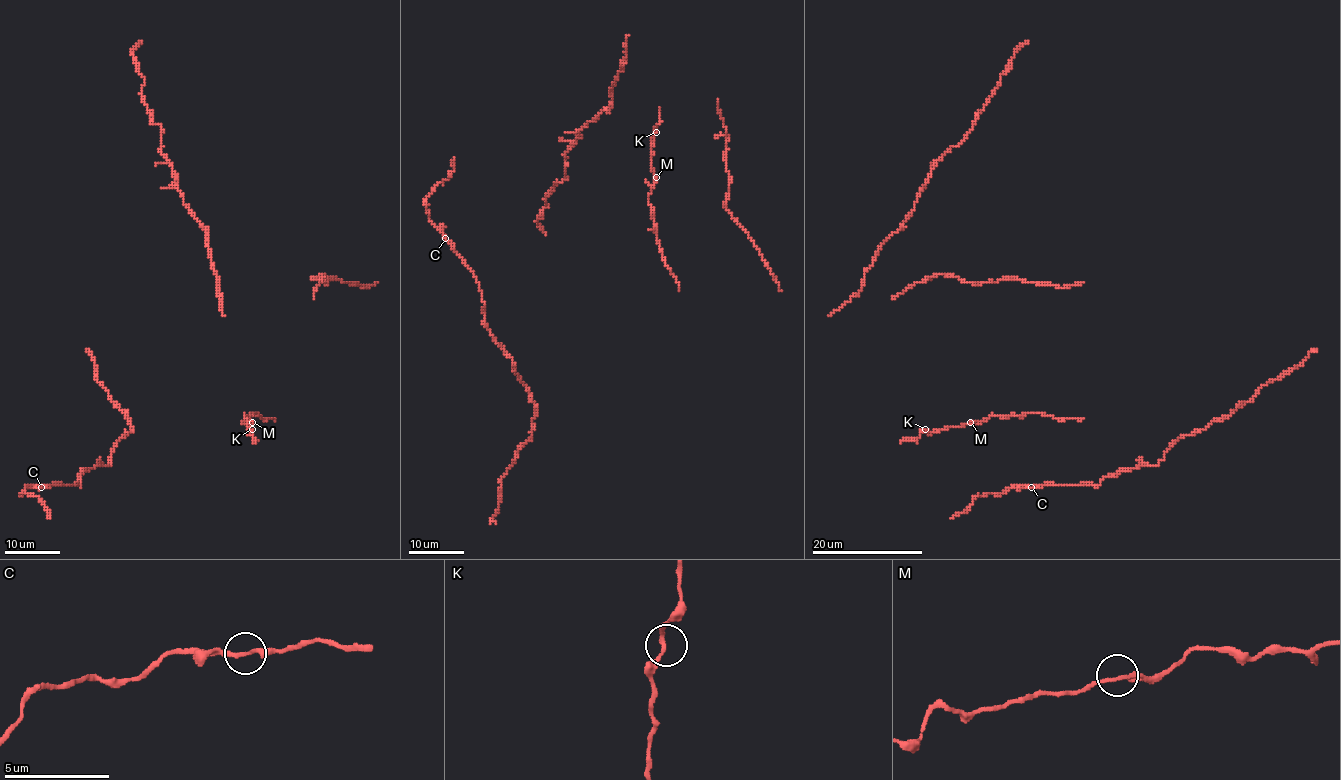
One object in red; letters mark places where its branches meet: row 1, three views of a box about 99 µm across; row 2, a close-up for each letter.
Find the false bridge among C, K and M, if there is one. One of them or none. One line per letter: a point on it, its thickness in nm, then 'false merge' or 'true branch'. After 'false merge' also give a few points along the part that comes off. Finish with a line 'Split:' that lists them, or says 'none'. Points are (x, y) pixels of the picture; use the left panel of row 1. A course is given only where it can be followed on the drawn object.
C: at (41, 487); 180 nm thick; false merge; foreign part runs (41, 487), (80, 486), (80, 473), (108, 466), (110, 452), (131, 430), (128, 418), (96, 380), (85, 348)
K: at (252, 429); 200 nm thick; true branch
M: at (252, 422); 170 nm thick; true branch
Split: C

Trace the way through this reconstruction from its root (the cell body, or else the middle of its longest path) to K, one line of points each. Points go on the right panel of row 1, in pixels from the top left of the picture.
K: (970, 423), (933, 431), (925, 429)

